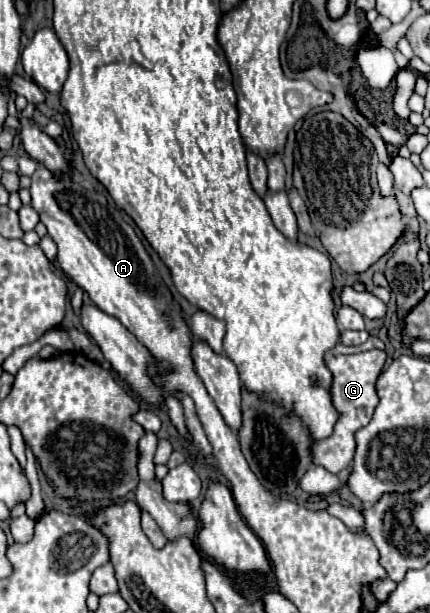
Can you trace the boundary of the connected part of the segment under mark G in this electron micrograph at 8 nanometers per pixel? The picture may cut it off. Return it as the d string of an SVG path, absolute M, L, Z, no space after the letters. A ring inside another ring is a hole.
M368 350L348 356L332 356L326 360L328 370L332 372L332 384L330 384L330 396L332 404L338 412L338 422L334 426L334 432L324 440L310 440L310 452L312 452L312 464L324 466L328 472L338 474L352 462L356 442L354 432L362 426L366 426L374 414L374 408L378 404L378 396L374 390L374 382L378 374L382 372L386 362L384 350Z

